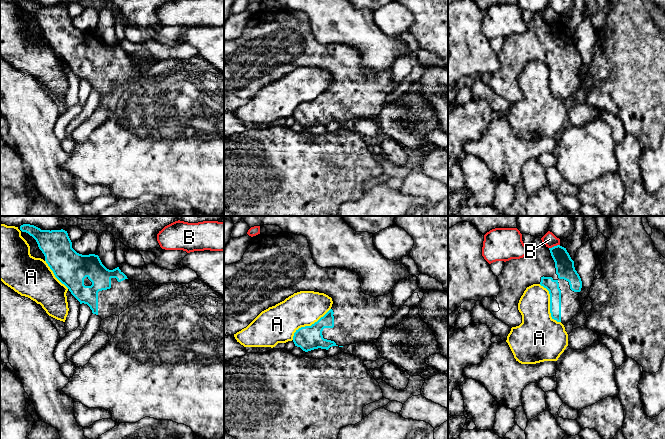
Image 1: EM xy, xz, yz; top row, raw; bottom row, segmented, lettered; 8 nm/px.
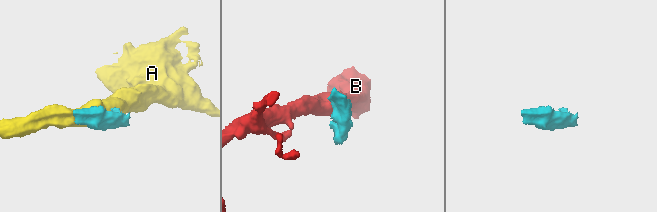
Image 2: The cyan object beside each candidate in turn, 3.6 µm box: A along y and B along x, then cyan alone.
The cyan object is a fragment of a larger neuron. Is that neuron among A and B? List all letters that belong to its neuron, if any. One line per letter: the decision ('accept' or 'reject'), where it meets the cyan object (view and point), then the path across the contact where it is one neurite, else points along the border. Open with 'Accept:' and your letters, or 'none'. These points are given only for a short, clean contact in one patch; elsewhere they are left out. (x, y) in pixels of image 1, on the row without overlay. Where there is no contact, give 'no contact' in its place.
Accept: none
A: reject; meets cyan in yz at (550, 80)
B: reject; meets cyan in yz at (554, 22); border along yz (559, 20), (549, 24)

